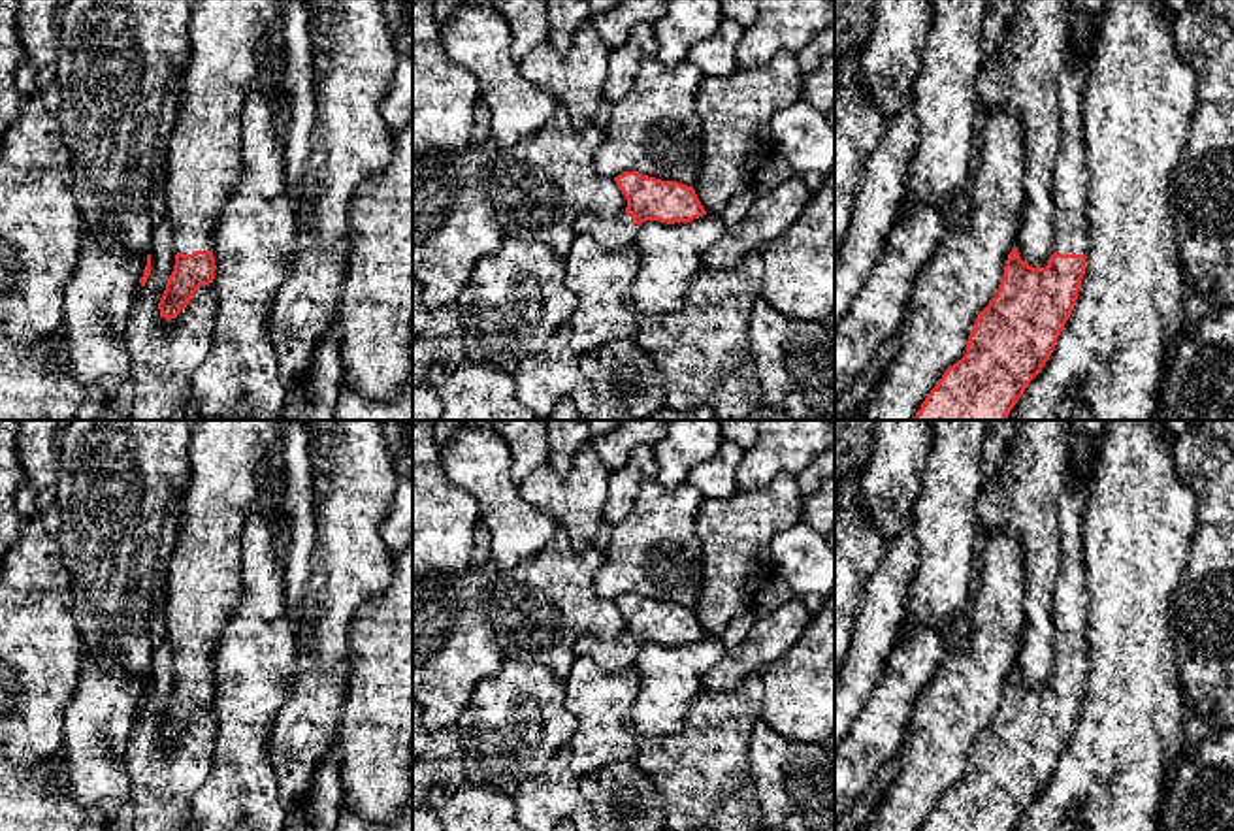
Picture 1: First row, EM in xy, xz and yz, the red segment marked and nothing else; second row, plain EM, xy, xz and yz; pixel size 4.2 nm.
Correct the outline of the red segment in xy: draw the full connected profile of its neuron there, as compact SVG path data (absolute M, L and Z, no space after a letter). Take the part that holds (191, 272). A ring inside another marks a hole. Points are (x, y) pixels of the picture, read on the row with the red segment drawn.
M196 0L190 9L190 60L183 72L181 106L170 136L166 209L175 266L160 298L160 317L175 318L200 286L215 279L215 228L241 173L241 107L266 66L258 47L283 36L284 0Z

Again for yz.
M1078 9L1070 15L1070 32L1078 41L1074 62L1059 77L1061 145L1053 171L1053 254L1046 268L1025 264L1014 245L1004 266L1004 279L997 296L978 315L966 341L965 356L950 366L938 384L921 403L914 420L1006 420L1029 383L1049 360L1055 343L1078 300L1085 275L1087 241L1087 185L1081 100L1095 53L1098 17L1091 19Z

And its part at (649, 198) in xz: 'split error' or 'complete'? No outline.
split error

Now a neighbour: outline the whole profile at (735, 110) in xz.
M784 51L763 68L739 68L729 75L708 75L695 96L703 124L703 162L693 190L710 215L720 215L727 202L752 187L754 175L774 153L771 117L801 100L801 68L797 55Z

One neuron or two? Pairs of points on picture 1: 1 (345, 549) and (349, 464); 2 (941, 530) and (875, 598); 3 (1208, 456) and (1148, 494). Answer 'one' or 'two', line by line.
1: one
2: two
3: two

